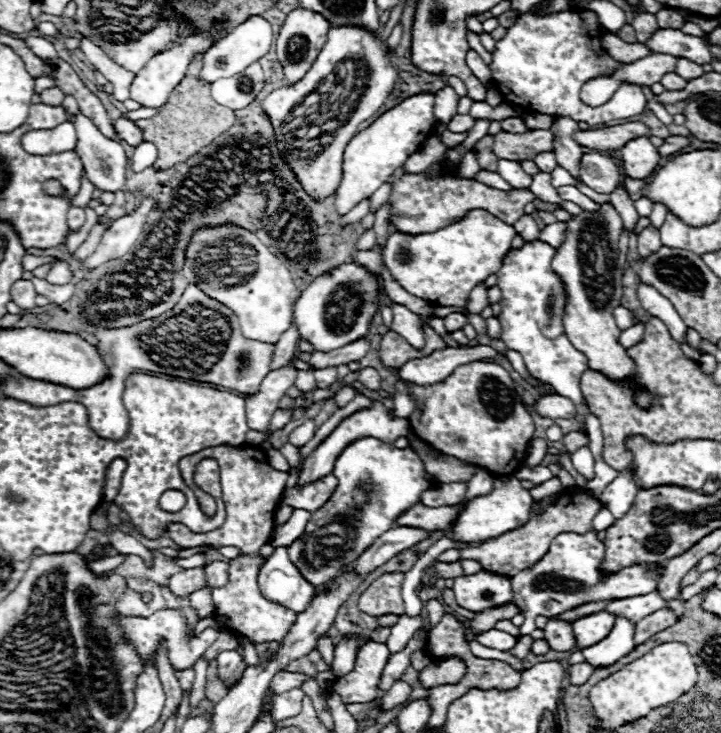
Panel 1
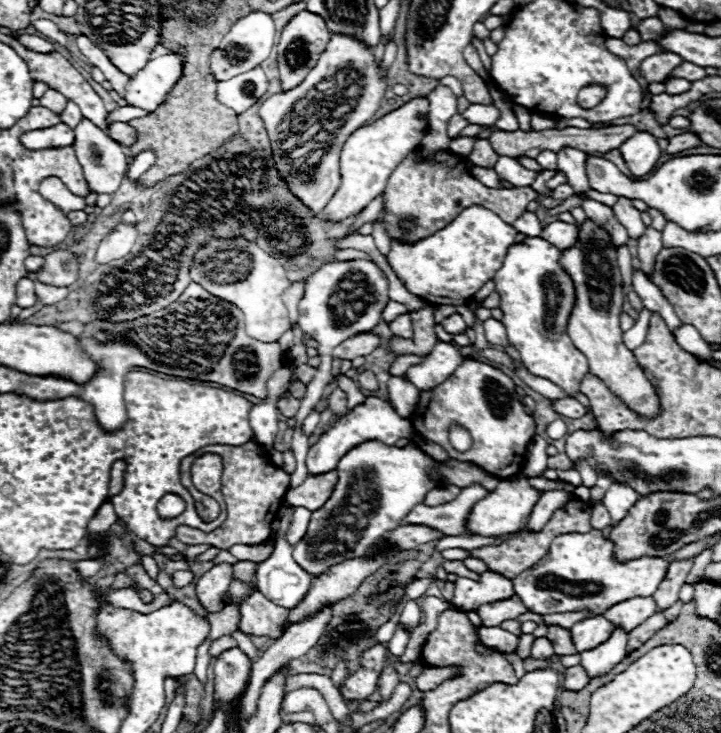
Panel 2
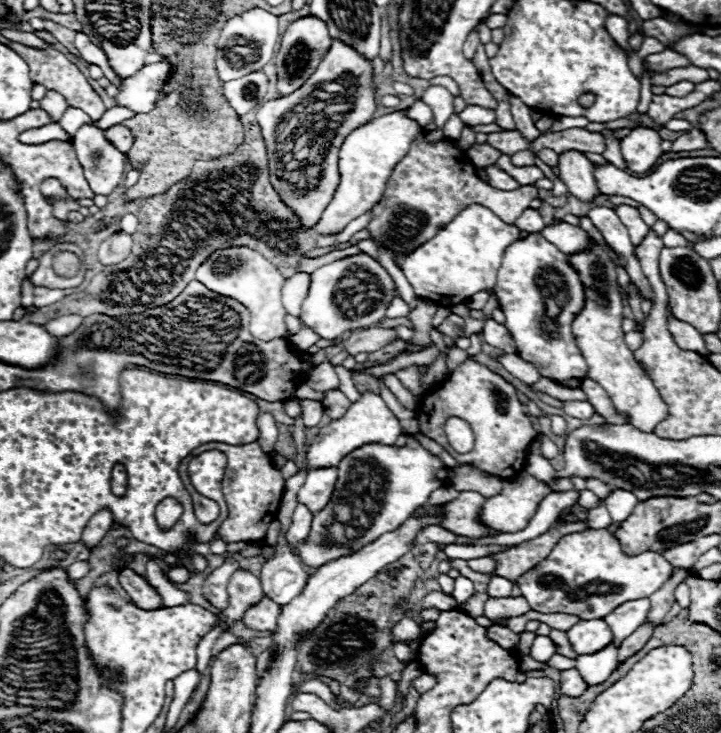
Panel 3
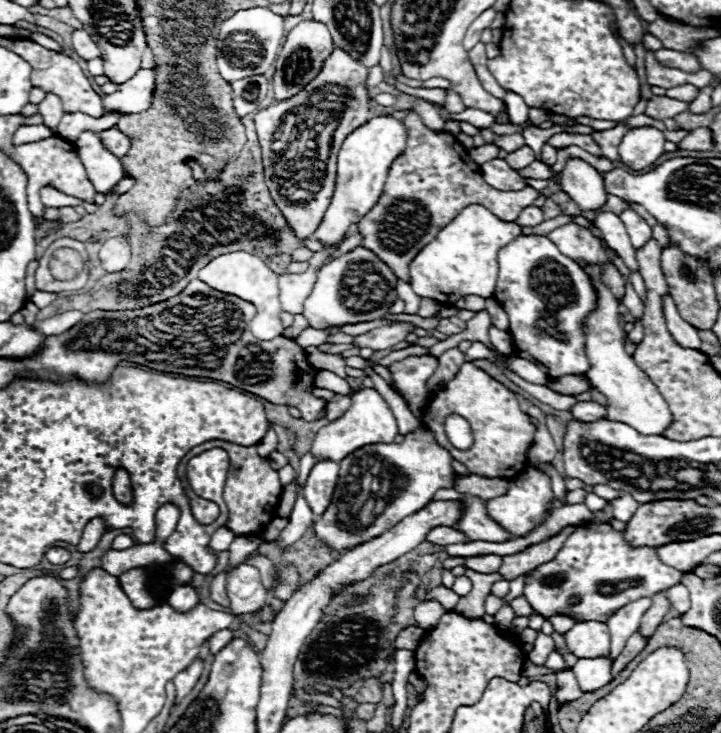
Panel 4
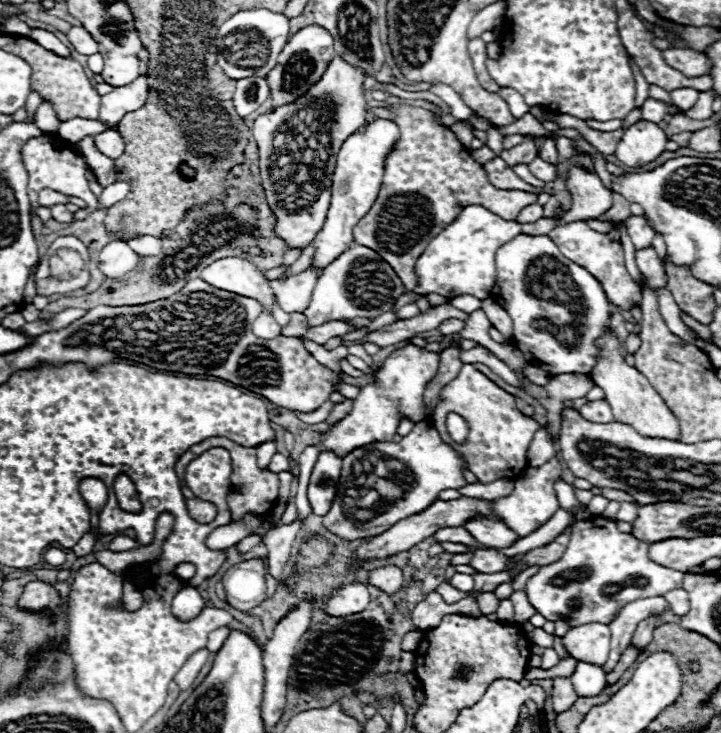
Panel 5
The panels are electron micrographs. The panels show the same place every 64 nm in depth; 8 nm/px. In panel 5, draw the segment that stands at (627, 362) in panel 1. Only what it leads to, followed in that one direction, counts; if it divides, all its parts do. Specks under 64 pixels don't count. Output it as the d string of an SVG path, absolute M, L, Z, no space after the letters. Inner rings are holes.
M606 328L606 336L598 340L598 348L602 348L602 356L598 356L598 364L592 368L590 378L596 386L604 390L606 402L610 402L610 408L618 422L630 424L636 432L650 438L668 438L678 440L678 420L672 414L672 410L666 406L662 396L656 392L656 388L648 382L648 378L638 372L634 366L626 364L622 356L622 344L618 336L612 332L612 328Z

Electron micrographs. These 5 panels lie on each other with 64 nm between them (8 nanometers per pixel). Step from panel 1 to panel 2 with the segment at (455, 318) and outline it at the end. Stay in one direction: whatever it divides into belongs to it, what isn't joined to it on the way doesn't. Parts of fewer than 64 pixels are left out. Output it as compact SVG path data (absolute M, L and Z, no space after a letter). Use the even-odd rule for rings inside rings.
M452 314L452 316L444 318L442 326L444 326L444 330L448 334L460 334L460 332L466 330L466 322L464 322L464 318L460 314Z

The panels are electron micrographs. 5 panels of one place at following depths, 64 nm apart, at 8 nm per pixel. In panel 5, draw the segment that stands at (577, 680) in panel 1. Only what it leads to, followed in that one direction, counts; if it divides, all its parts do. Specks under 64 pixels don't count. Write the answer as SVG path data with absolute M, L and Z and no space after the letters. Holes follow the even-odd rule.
M554 678L554 688L552 688L552 708L554 712L564 712L568 710L574 700L578 700L578 694L572 686L572 678Z

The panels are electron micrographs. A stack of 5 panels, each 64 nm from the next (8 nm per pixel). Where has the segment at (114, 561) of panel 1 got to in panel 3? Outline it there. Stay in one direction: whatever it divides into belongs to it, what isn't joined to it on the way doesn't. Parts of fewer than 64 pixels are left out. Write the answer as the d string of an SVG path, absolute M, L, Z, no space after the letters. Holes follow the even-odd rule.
M78 560L78 562L74 562L74 564L70 564L70 566L68 566L68 574L70 574L70 578L72 578L72 580L84 578L88 572L90 572L90 564L88 564L88 562L84 562L84 560Z

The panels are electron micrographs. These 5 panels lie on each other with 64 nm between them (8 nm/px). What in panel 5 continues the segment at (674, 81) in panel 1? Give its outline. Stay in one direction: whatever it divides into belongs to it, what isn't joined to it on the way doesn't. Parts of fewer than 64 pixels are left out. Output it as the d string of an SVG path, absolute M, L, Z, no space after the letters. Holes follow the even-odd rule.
M676 88L670 92L670 98L672 102L676 102L682 110L688 110L692 108L692 104L698 100L698 90L694 88Z

